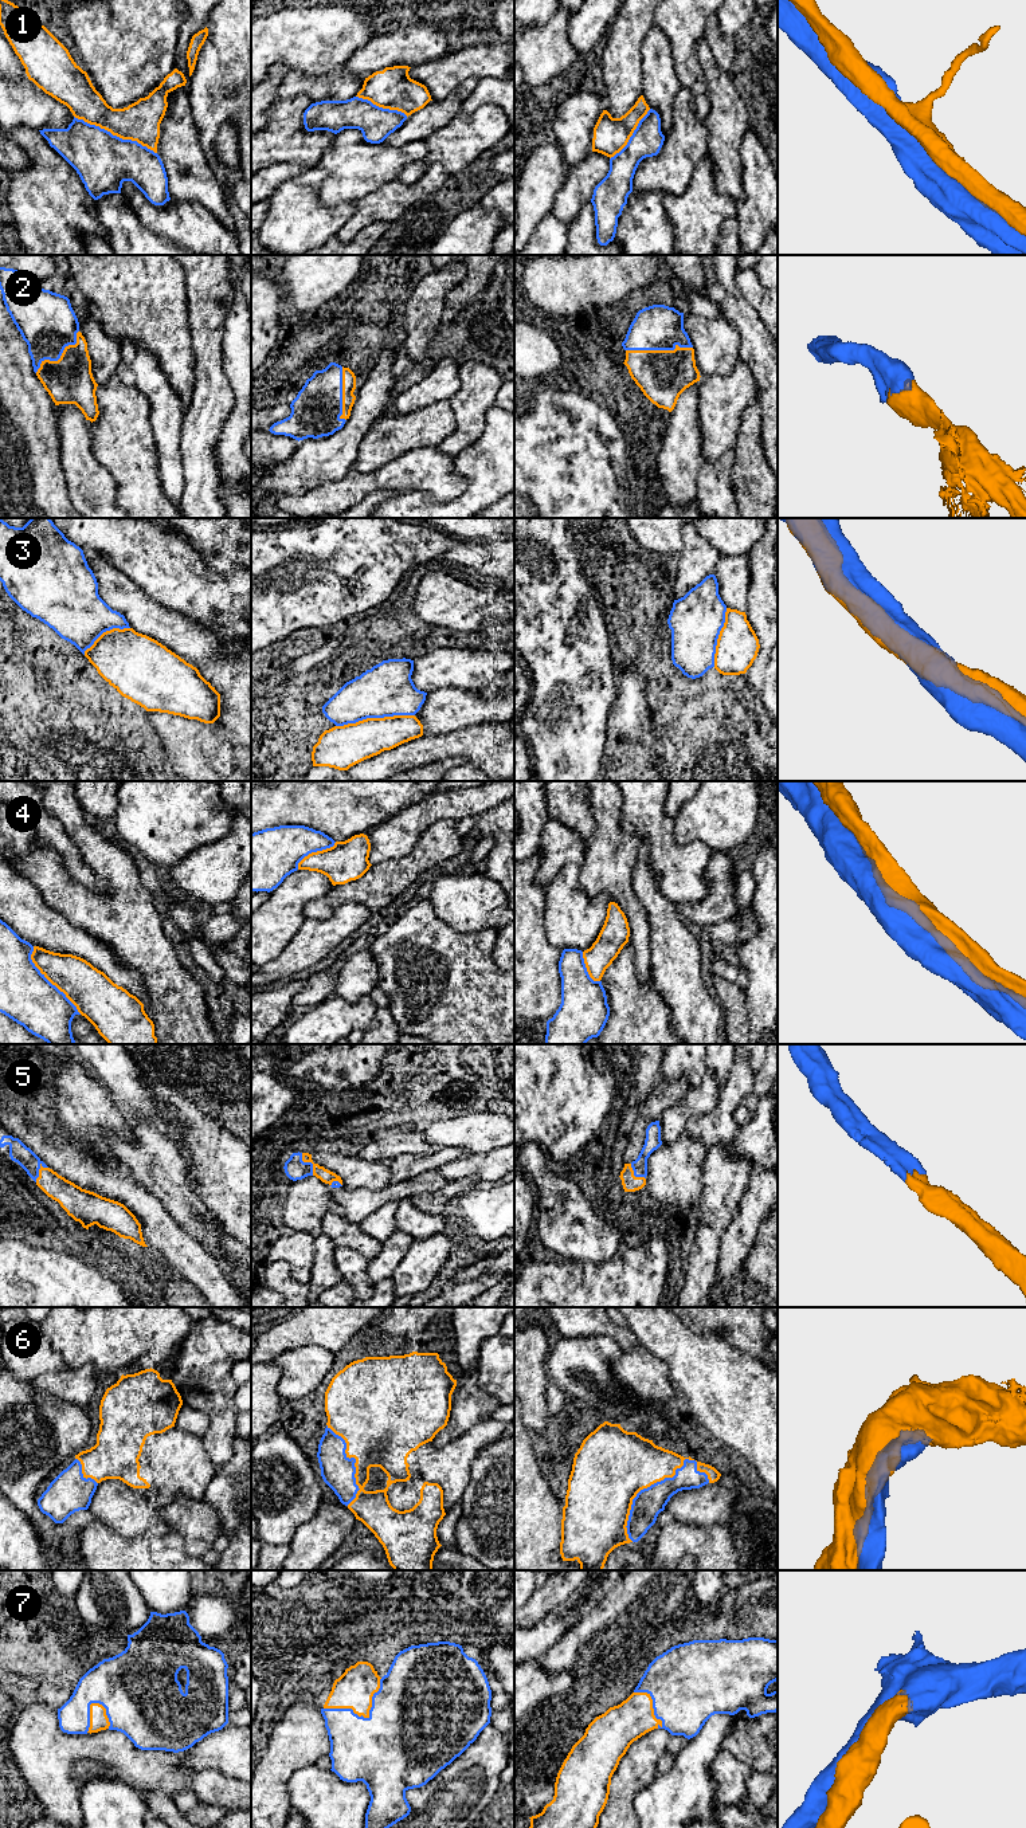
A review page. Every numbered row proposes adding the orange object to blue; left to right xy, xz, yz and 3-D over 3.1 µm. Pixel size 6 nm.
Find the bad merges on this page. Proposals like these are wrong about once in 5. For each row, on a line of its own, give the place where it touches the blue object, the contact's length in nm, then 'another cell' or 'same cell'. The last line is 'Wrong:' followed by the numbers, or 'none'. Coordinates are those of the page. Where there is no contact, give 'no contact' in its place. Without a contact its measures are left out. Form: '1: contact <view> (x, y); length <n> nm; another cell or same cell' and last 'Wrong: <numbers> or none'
1: contact xy (116, 136); length 550 nm; same cell
2: contact yz (658, 349); length 400 nm; same cell
3: contact xz (375, 717); length 480 nm; same cell
4: contact xy (49, 981); length 500 nm; same cell
5: contact xz (309, 1162); length 150 nm; same cell
6: contact yz (645, 1489); length 600 nm; same cell
7: contact xz (363, 1717); length 400 nm; same cell
Wrong: none

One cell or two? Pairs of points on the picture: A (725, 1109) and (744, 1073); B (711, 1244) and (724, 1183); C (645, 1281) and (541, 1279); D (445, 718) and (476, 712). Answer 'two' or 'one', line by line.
A: one
B: one
C: one
D: one

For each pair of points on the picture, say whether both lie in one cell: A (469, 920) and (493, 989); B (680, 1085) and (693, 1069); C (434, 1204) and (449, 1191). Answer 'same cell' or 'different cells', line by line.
A: different cells
B: different cells
C: same cell

